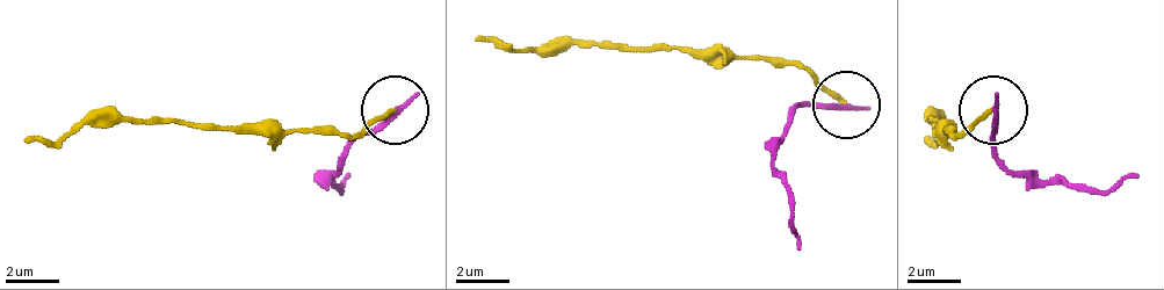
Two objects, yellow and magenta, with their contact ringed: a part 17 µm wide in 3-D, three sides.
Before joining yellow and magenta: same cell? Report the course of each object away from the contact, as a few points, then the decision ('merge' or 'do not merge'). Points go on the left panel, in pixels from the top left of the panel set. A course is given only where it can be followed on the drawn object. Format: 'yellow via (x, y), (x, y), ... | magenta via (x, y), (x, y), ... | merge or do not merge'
yellow via (397, 111), (349, 131), (86, 118), (26, 145) | magenta via (397, 111), (349, 145), (330, 179), (323, 179), (342, 193), (349, 172) | do not merge

